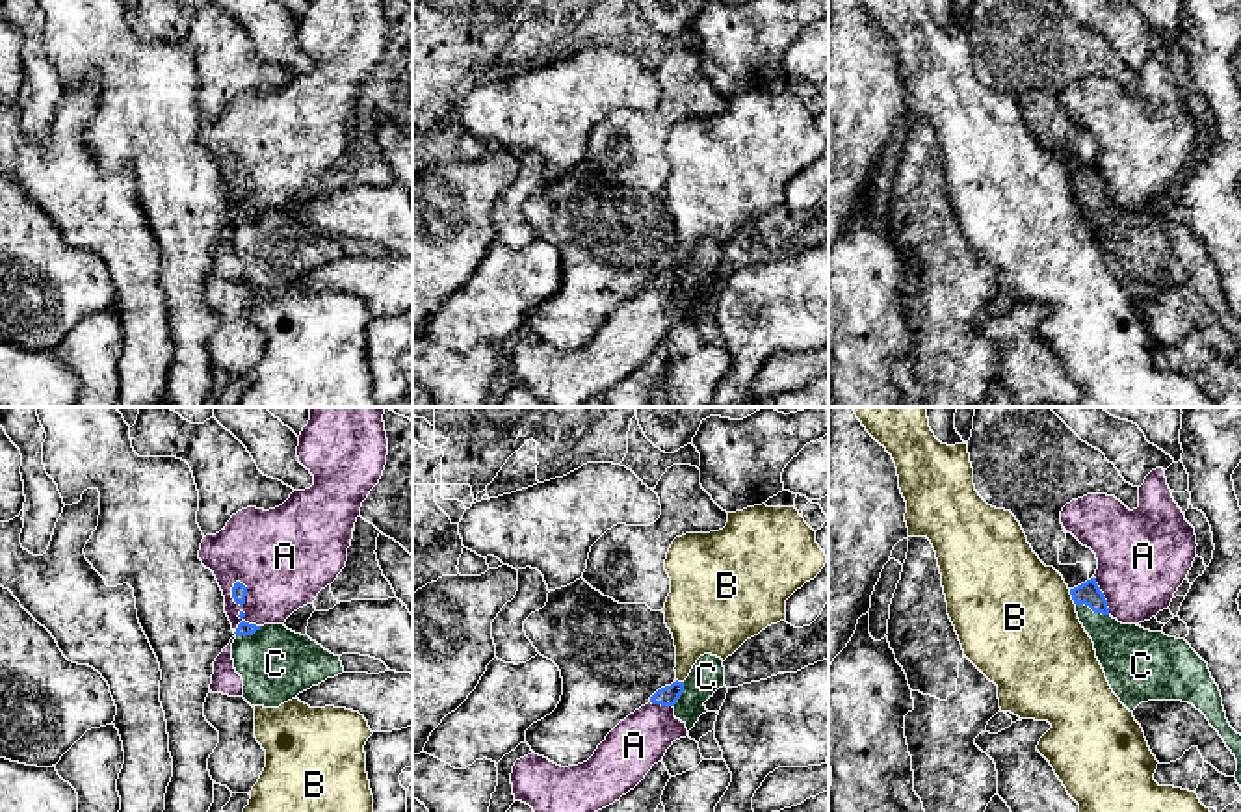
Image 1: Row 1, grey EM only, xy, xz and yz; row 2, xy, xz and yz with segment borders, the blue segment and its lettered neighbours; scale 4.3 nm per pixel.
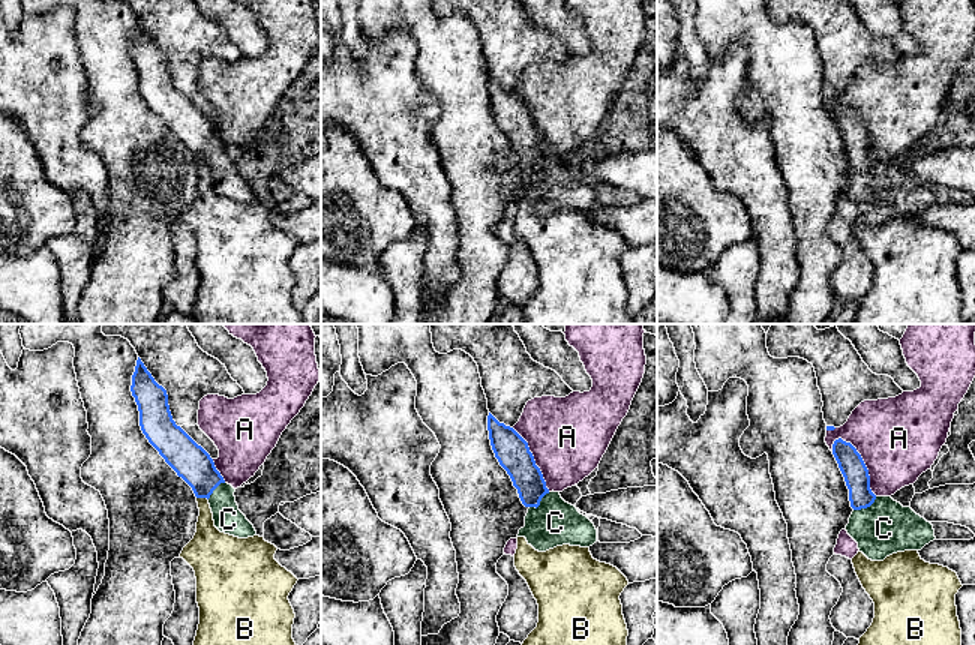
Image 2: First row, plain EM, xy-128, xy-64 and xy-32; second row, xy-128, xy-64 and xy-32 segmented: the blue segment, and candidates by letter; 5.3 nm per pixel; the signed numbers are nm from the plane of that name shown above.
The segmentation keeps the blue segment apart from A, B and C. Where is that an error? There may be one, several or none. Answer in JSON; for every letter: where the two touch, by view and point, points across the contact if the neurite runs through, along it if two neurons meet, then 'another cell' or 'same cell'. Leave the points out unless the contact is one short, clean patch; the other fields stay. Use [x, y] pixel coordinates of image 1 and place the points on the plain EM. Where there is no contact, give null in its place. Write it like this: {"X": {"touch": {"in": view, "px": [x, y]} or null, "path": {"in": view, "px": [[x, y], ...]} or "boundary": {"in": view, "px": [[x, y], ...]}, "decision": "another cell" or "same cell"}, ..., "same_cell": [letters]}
{"A": {"touch": {"in": "xy", "px": [233, 179]}, "decision": "another cell"}, "B": {"touch": {"in": "yz", "px": [1072, 181]}, "boundary": {"in": "yz", "px": [[1069, 173], [1076, 188]]}, "decision": "another cell"}, "C": {"touch": {"in": "yz", "px": [1093, 194]}, "path": {"in": "yz", "px": [[1087, 177], [1093, 194], [1098, 209], [1128, 238]]}, "decision": "same cell"}, "same_cell": ["C"]}

